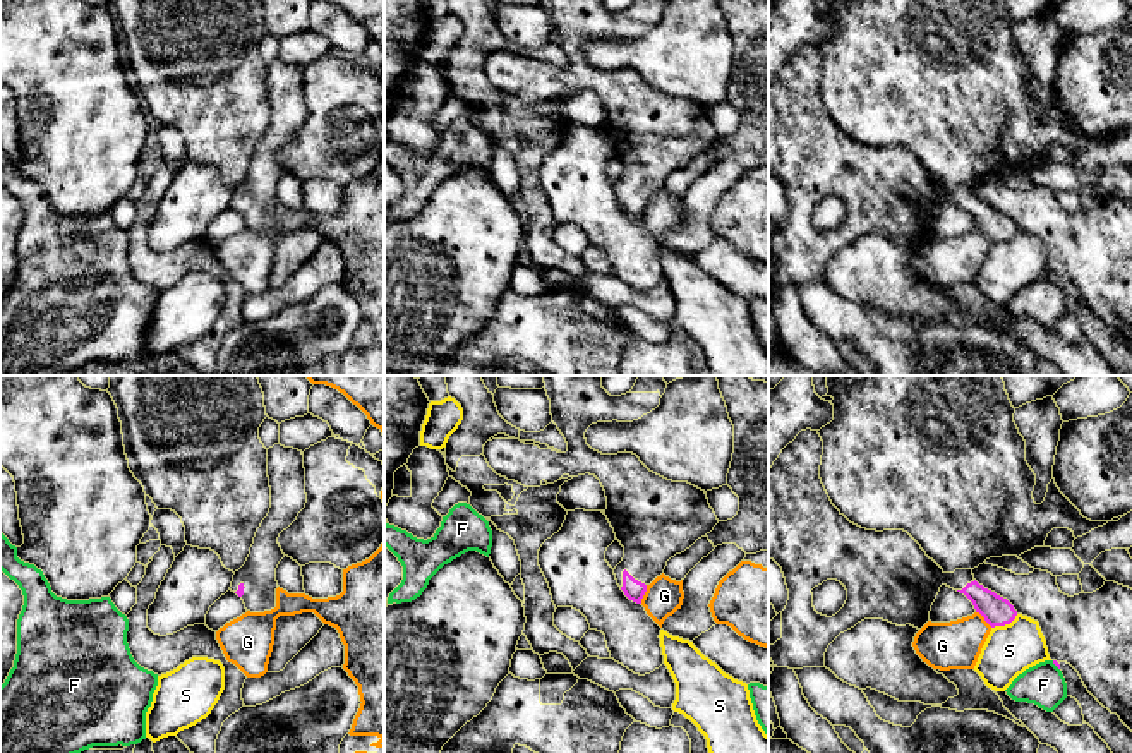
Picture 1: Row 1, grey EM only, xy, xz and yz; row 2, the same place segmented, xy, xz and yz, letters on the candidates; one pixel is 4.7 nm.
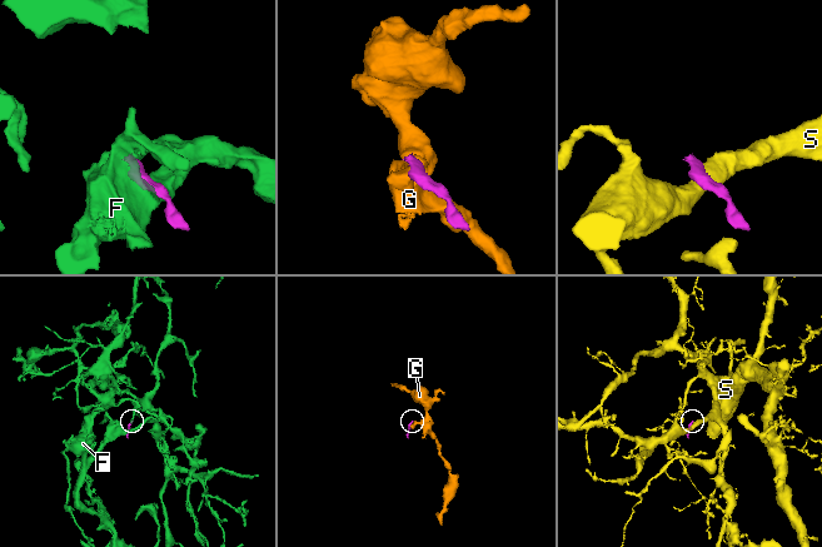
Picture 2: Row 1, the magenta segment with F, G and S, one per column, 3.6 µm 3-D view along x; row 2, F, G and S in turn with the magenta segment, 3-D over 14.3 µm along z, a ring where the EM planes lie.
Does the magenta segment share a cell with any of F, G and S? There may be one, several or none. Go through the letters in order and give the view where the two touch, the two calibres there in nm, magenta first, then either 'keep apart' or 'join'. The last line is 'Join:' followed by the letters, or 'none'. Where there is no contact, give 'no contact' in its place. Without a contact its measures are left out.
F: contact in yz; calibres 20 and 200 nm; keep apart
G: contact in xz; calibres 90 and 170 nm; keep apart
S: contact in yz; calibres 140 and 240 nm; keep apart
Join: none

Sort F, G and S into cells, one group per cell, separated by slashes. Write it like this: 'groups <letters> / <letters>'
groups F / G / S

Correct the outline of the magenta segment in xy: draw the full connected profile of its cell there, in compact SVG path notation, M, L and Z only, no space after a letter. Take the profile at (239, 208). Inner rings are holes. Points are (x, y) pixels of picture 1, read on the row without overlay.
M280 58L268 65L268 93L271 123L256 148L245 180L235 187L230 206L235 208L250 228L276 223L276 184L285 173L278 153L305 123L305 84L298 65Z

